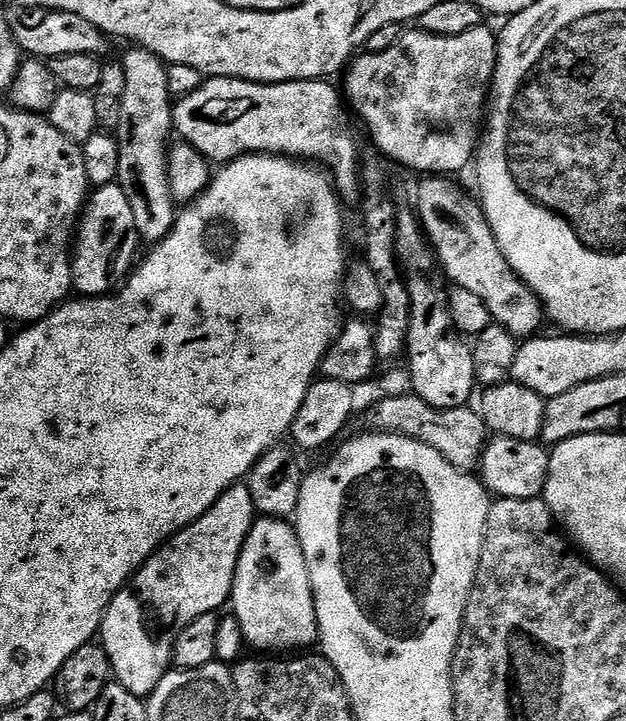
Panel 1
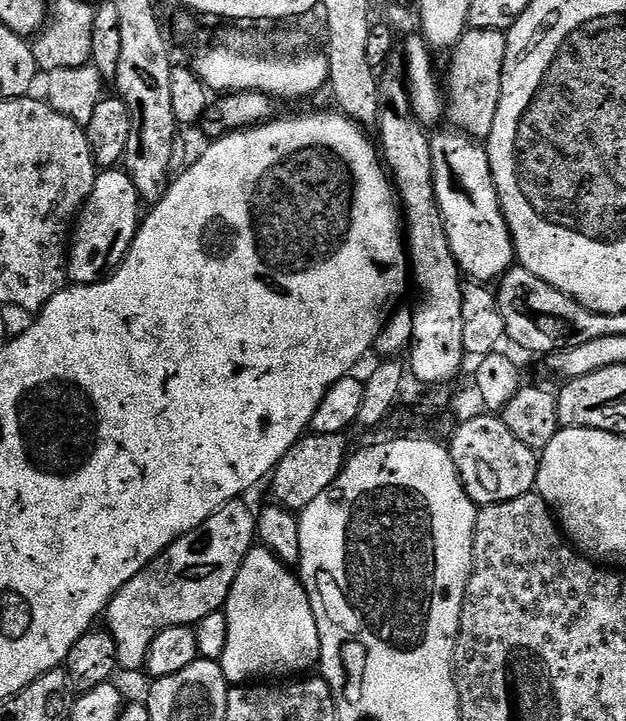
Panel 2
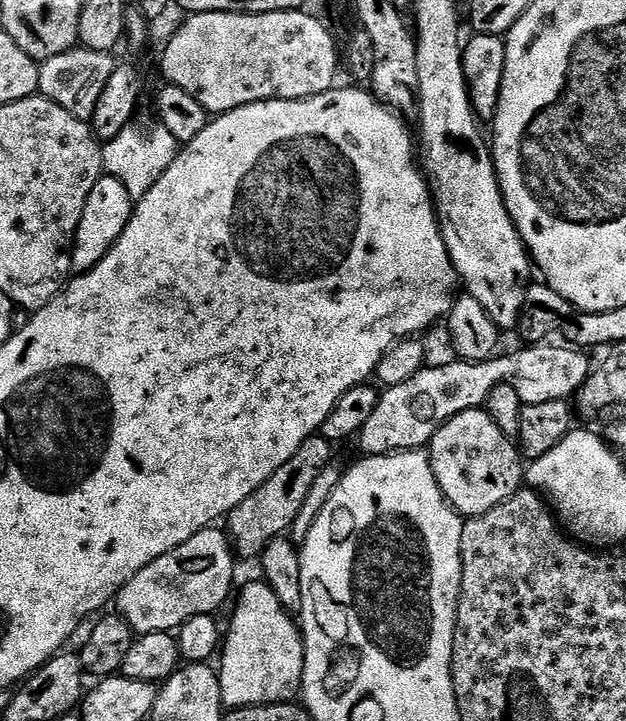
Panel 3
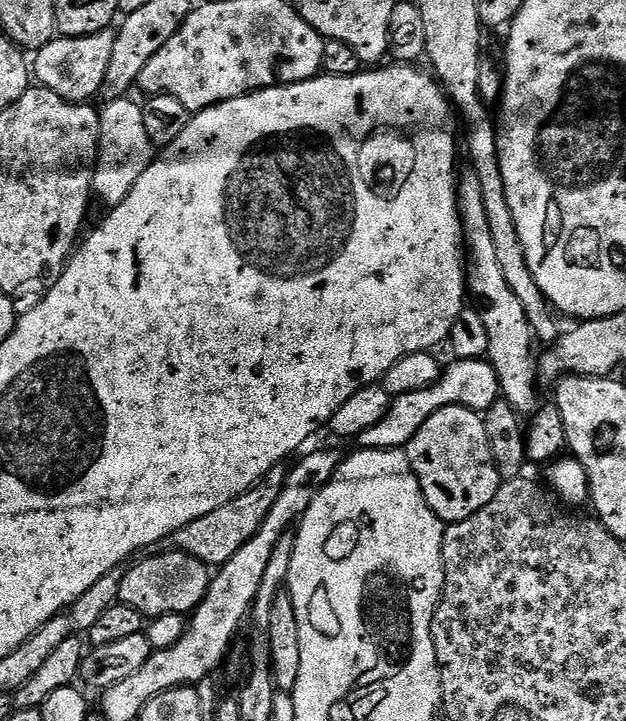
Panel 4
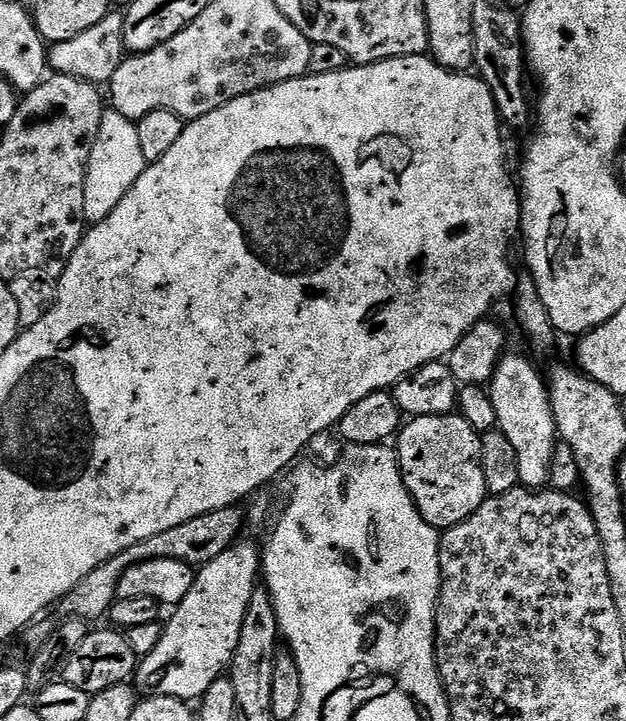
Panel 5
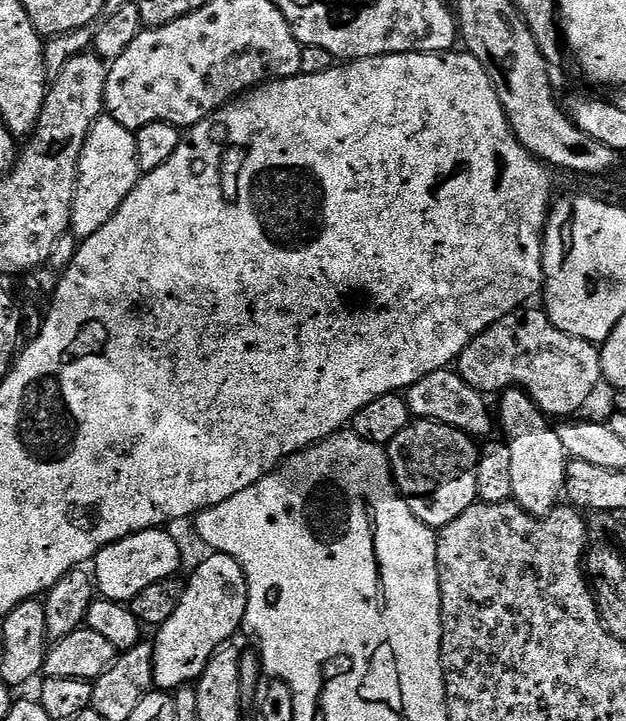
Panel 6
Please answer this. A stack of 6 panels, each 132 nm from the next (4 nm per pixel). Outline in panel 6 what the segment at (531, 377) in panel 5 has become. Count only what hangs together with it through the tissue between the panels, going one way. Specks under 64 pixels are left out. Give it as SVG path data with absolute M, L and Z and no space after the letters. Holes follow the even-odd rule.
M506 388L499 393L500 416L498 412L498 428L501 428L502 439L510 450L510 486L512 500L519 505L524 512L532 516L545 516L551 512L559 503L561 492L564 487L565 466L567 457L558 442L555 427L550 423L549 417L545 416L544 411L528 397L528 393L521 388Z

